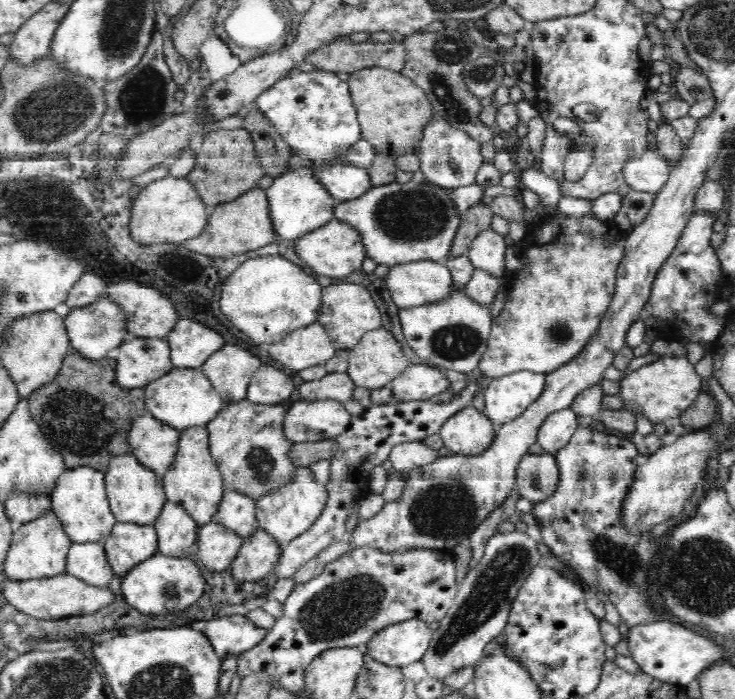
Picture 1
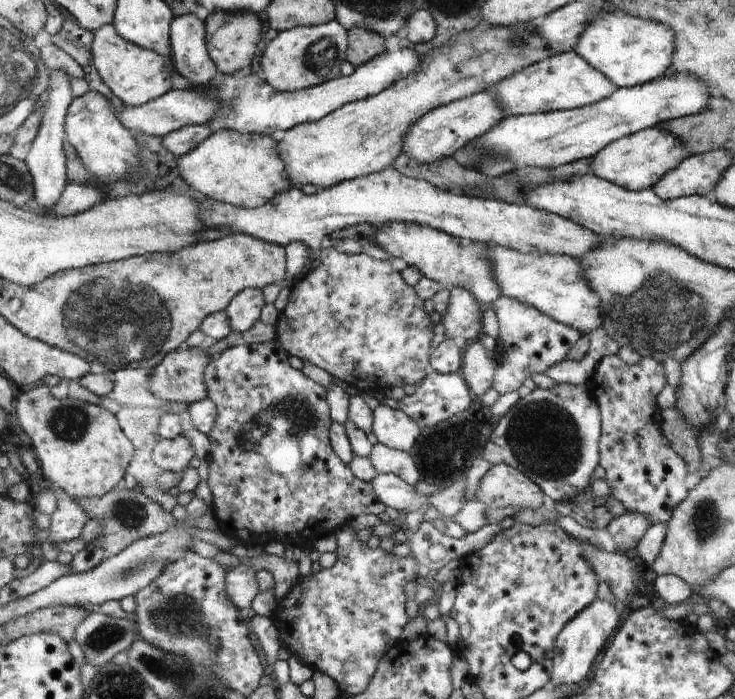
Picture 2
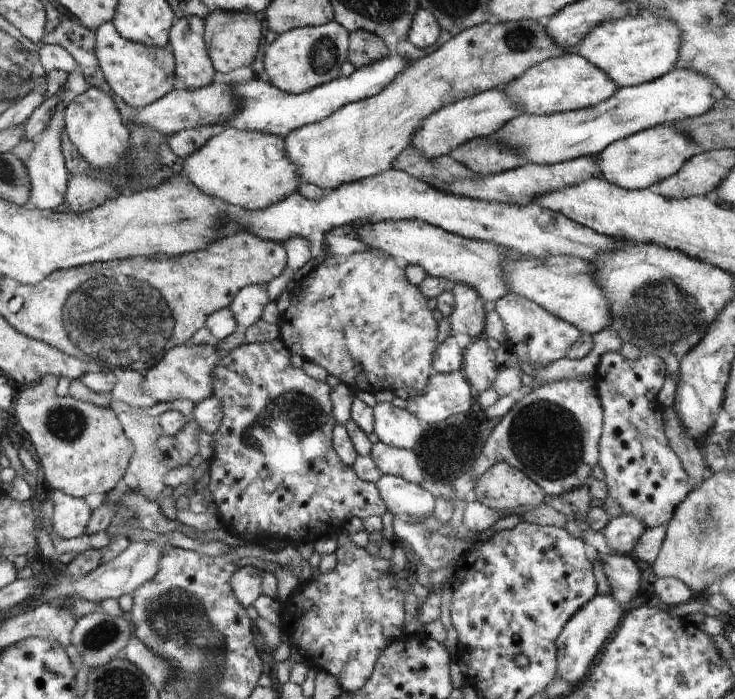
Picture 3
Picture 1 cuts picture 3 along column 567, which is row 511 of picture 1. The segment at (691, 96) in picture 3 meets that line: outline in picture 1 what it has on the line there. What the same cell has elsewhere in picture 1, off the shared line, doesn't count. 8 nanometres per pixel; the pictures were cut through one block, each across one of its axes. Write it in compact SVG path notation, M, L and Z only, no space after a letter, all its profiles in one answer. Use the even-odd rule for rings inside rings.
M134 454L115 456L105 472L107 499L117 522L135 522L141 525L154 523L168 501L163 487L163 477L158 477L150 467L142 465Z

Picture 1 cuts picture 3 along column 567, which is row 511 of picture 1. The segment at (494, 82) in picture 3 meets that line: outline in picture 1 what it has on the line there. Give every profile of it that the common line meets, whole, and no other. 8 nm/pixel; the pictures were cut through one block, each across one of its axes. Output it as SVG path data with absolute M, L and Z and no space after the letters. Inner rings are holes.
M46 511L42 516L23 524L19 530L13 532L13 539L1 569L12 581L59 576L65 573L67 555L72 543L54 511Z

